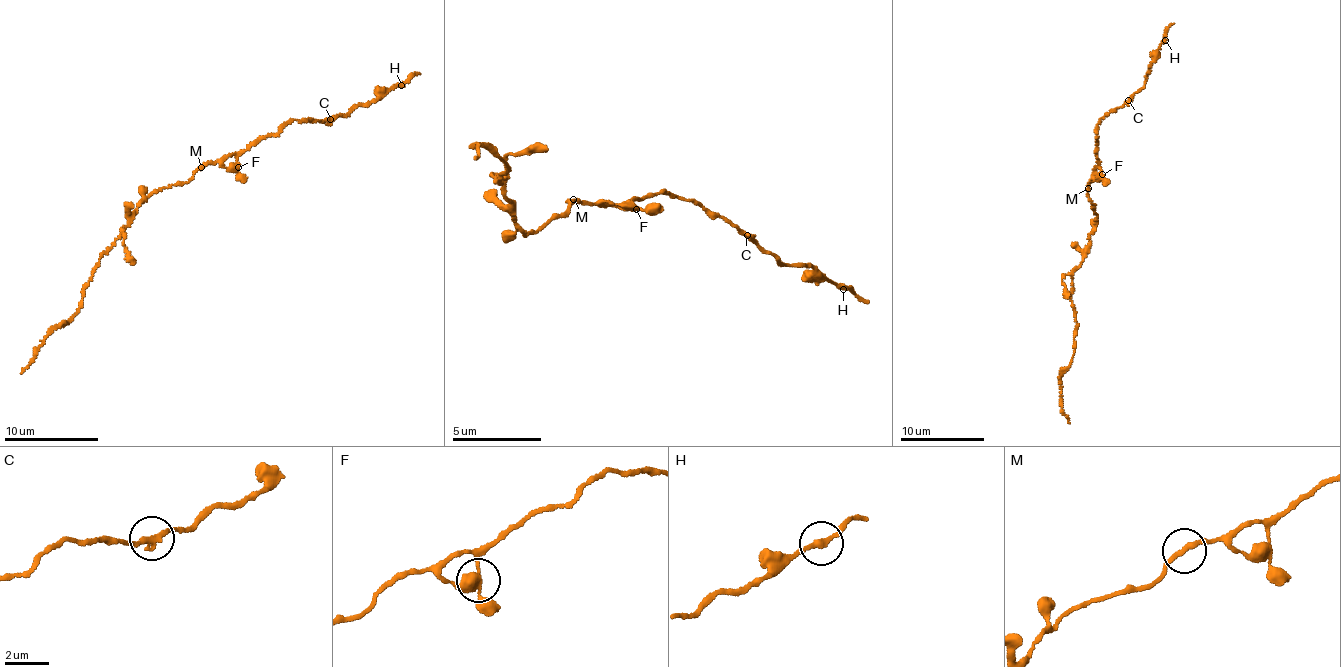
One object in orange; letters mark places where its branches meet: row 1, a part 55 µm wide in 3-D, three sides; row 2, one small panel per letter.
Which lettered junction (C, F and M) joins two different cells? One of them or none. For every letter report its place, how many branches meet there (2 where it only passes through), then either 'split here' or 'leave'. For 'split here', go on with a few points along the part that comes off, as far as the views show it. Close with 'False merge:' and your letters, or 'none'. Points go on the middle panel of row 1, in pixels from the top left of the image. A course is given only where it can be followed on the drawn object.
C: (747, 235) | 2 | leave
F: (636, 209) | 3 | leave
M: (573, 199) | 2 | leave
False merge: none

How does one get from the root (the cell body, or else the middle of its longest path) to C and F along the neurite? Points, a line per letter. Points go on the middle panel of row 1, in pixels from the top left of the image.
C: (569, 205), (577, 200), (627, 209), (662, 191), (702, 201), (746, 235)
F: (569, 205), (569, 200), (577, 200), (593, 205), (615, 203), (637, 207)

